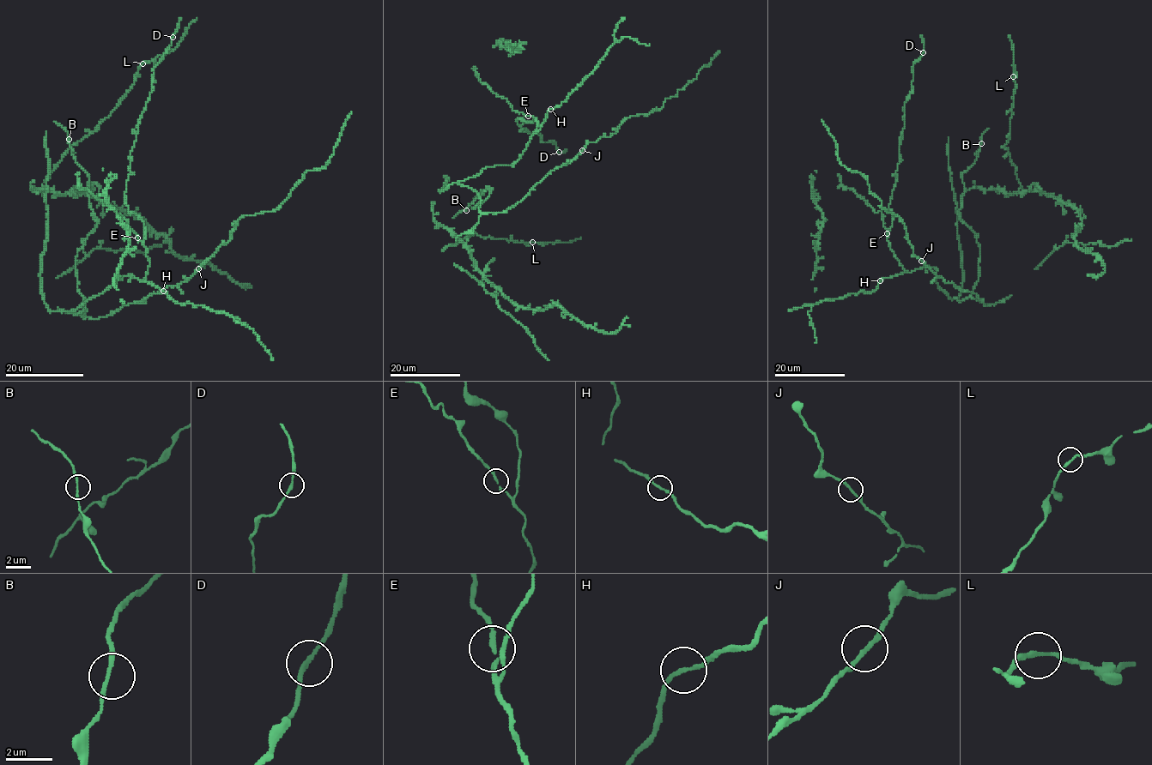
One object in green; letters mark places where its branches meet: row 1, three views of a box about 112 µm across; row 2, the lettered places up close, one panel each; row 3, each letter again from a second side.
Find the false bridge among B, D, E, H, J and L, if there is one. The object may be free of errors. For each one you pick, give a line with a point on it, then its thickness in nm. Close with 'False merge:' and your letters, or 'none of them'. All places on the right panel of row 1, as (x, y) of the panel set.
False merge: none of them

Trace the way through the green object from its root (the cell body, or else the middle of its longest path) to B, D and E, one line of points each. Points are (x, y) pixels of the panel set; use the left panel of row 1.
B: (52, 311), (82, 310), (75, 260), (97, 223), (88, 203), (87, 174), (72, 154), (69, 139)
D: (52, 311), (80, 308), (124, 276), (145, 277), (144, 224), (129, 210), (125, 182), (153, 68), (172, 37)
E: (52, 311), (80, 308), (124, 276), (132, 275), (142, 281), (149, 259), (146, 248), (137, 238)

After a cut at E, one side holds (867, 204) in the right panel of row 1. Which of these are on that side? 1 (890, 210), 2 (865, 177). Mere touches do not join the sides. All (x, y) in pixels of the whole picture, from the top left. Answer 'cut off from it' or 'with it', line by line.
1: cut off from it
2: cut off from it

